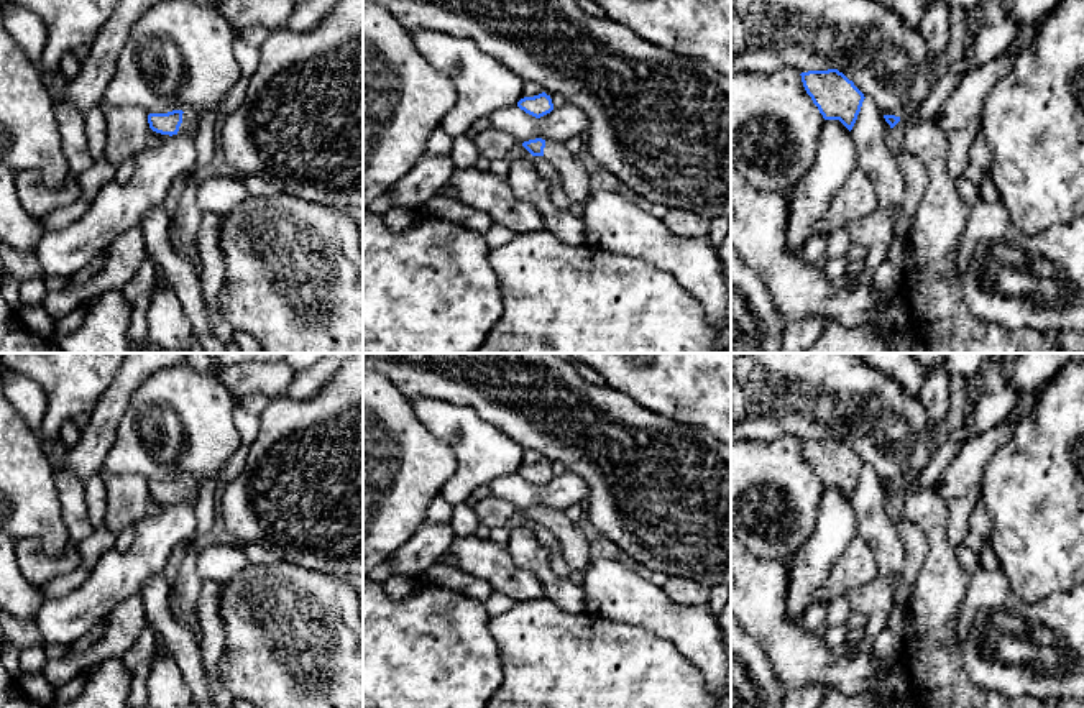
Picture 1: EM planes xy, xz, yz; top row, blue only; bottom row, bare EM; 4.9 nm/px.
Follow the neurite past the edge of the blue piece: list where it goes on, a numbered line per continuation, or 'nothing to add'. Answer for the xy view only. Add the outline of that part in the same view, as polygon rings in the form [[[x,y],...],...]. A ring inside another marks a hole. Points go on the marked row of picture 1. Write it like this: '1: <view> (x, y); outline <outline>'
1: xy (188, 124); outline [[[187,112],[182,113],[182,123],[179,126],[177,135],[182,135],[186,131],[195,131],[194,120]]]

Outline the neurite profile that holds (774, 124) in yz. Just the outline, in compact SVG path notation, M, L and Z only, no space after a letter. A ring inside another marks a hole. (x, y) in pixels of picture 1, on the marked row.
M793 67L774 74L731 74L731 163L760 192L787 195L815 161L820 130L826 120L806 94L800 74Z

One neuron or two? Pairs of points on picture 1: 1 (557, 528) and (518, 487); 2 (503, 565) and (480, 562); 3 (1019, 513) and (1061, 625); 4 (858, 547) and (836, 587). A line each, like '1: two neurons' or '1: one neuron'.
1: two neurons
2: one neuron
3: two neurons
4: one neuron

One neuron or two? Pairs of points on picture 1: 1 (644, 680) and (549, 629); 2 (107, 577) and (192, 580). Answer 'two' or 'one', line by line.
1: one
2: two

